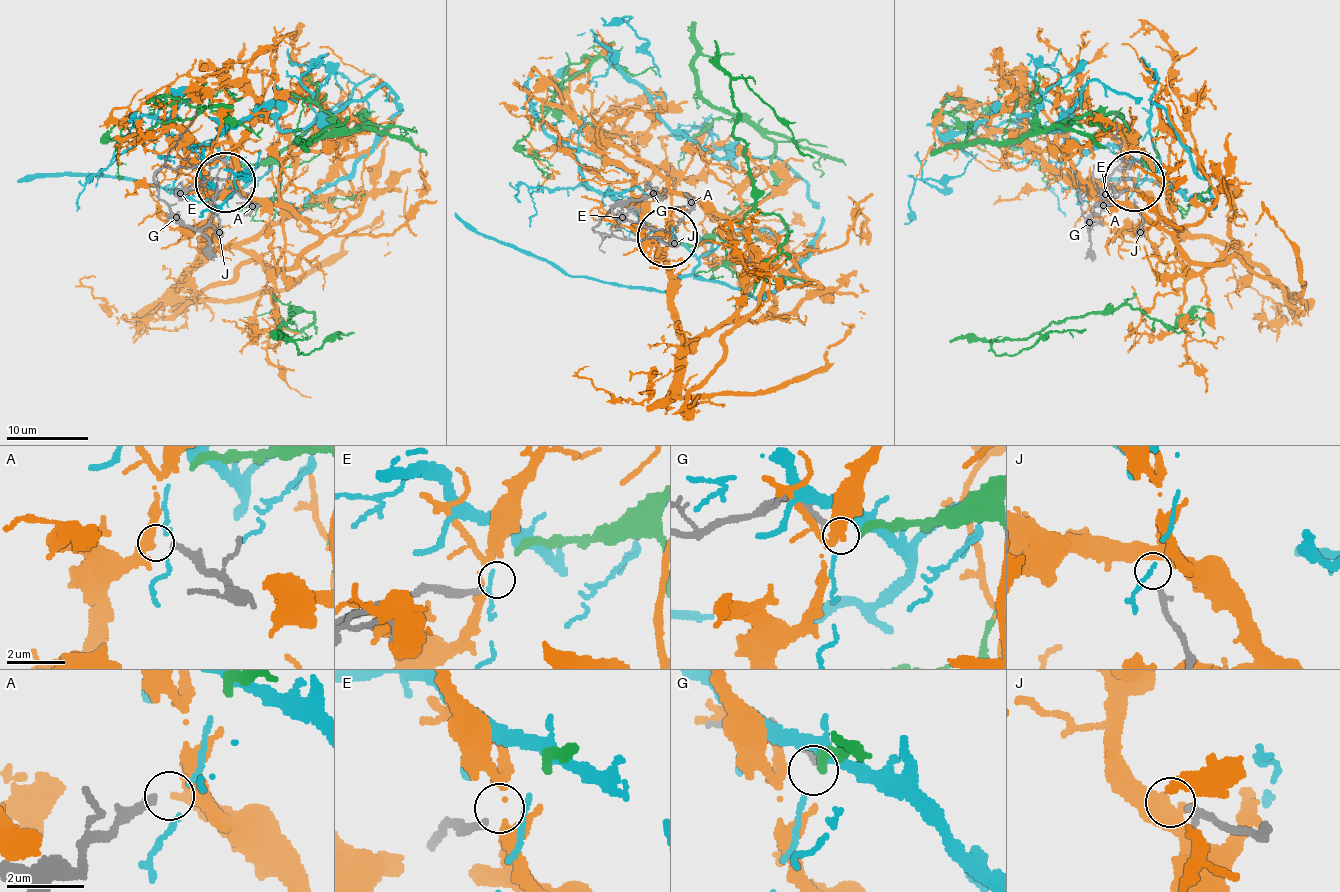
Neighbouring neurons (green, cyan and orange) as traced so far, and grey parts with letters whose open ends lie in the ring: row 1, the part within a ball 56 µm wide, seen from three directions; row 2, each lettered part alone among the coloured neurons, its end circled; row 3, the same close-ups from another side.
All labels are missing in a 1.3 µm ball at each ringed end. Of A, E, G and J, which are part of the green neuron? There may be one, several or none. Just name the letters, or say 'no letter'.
G

